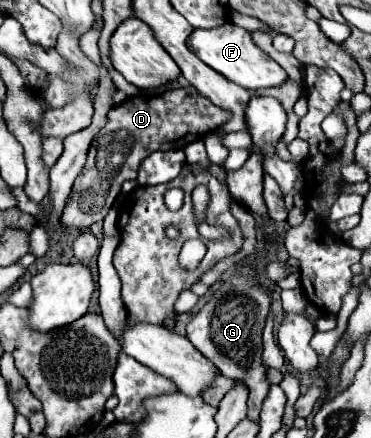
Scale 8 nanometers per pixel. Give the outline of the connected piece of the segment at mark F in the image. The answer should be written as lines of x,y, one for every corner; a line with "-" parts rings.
226,21
220,27
214,29
196,29
190,39
188,39
188,47
212,69
216,69
218,73
222,73
226,79
234,81
236,85
256,91
256,89
266,89
266,87
280,87
284,85
284,81
288,81
288,73
268,55
264,53
252,39
252,35
234,25
232,21

